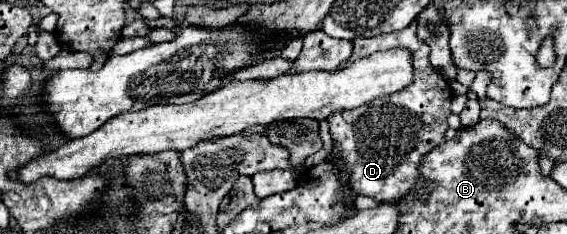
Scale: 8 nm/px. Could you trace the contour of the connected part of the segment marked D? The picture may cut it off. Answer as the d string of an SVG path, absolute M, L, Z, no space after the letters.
M412 21L406 29L376 35L370 39L354 39L354 51L352 57L342 63L338 69L348 67L352 61L368 57L376 51L388 51L388 49L408 49L412 53L412 67L414 67L414 81L394 93L378 97L362 107L338 111L328 117L332 139L338 143L338 151L342 155L342 161L346 169L350 169L352 175L352 191L356 195L372 197L380 203L396 201L404 193L408 193L418 179L418 165L420 159L432 151L436 145L444 143L444 133L448 131L448 115L450 115L450 101L452 101L452 89L450 83L440 77L440 73L430 65L428 61L428 45L418 41L416 37L418 21Z

